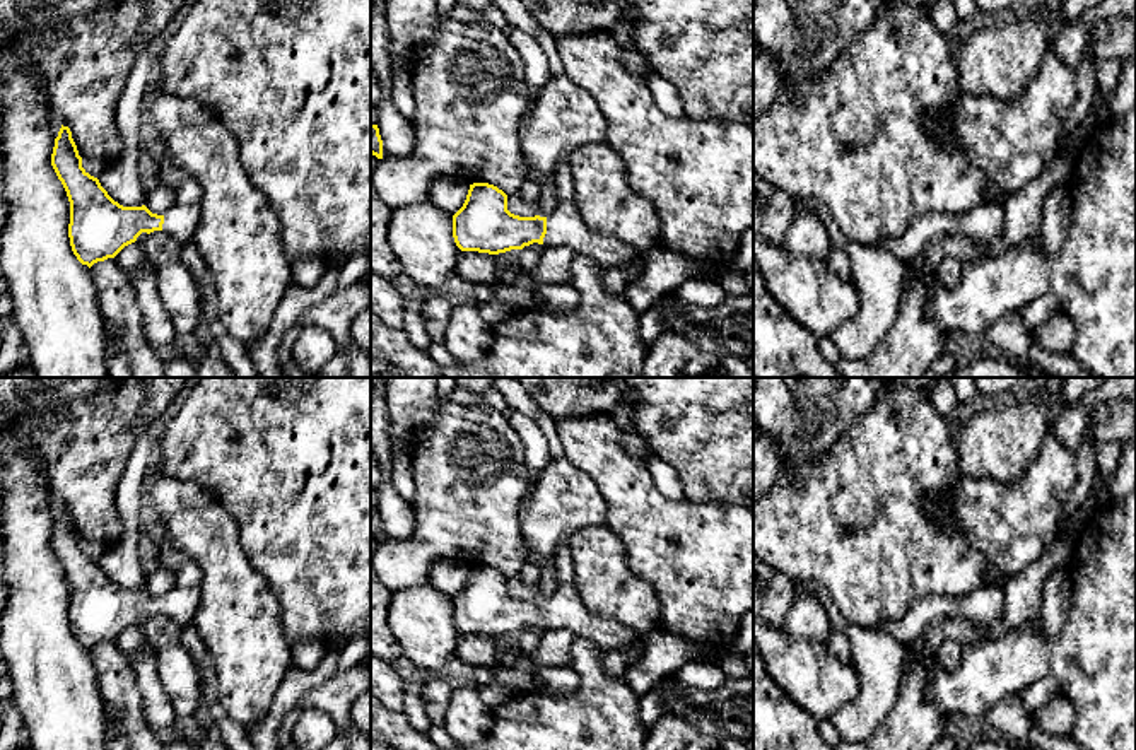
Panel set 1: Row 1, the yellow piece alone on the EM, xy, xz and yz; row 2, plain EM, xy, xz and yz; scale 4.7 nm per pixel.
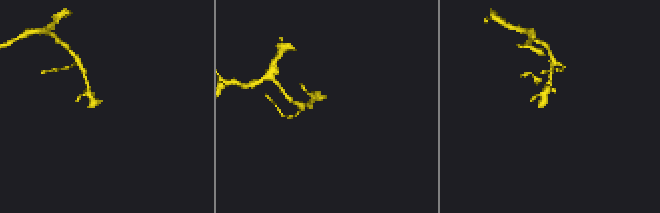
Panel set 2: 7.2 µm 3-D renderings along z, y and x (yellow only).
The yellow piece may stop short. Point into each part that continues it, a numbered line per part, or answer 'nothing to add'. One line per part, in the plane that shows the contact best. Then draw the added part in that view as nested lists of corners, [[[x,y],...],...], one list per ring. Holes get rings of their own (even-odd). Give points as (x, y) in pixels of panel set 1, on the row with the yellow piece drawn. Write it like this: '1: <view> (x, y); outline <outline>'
1: xz (564, 226); outline [[[562,159],[555,166],[553,190],[559,203],[557,208],[547,215],[545,248],[564,246],[608,268],[622,268],[632,260],[642,260],[644,253],[637,248],[586,227],[574,202],[569,159]]]

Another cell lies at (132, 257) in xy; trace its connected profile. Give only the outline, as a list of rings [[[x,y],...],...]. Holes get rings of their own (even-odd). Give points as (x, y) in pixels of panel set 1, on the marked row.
[[[137,243],[125,246],[114,261],[126,272],[142,270],[147,265],[147,256]]]

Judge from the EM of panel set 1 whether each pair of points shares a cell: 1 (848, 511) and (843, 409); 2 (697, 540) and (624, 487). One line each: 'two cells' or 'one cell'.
1: two cells
2: one cell

